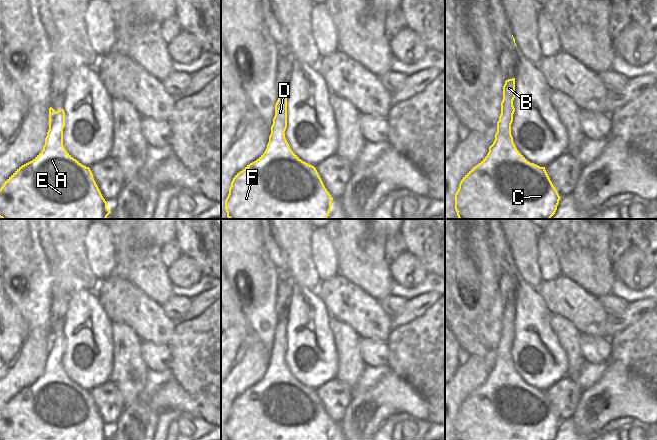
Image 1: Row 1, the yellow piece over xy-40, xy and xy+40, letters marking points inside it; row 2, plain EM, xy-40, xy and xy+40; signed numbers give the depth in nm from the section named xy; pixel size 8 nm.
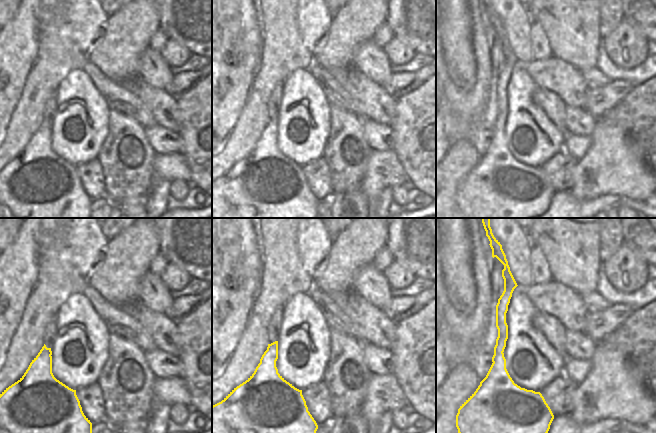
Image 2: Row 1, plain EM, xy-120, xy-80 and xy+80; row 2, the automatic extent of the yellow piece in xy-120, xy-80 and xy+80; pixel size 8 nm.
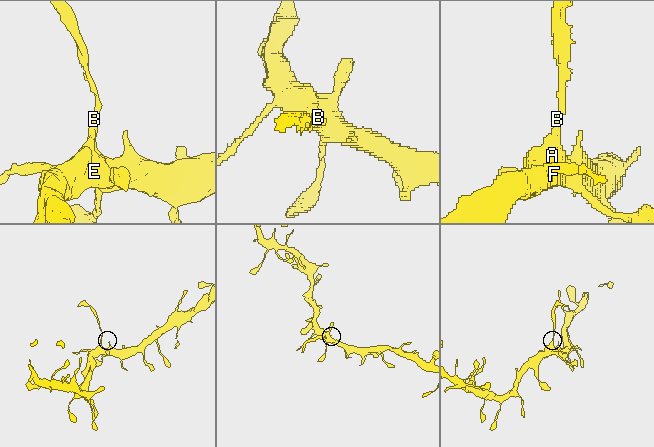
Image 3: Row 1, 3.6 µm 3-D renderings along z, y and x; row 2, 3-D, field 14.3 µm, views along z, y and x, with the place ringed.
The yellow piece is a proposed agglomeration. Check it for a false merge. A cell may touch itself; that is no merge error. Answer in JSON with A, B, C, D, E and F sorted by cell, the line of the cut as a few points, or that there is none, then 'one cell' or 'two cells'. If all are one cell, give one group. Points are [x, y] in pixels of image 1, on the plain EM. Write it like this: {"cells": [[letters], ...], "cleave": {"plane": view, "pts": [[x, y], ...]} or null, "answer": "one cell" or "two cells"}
{"cells": [["A", "C", "E", "F"], ["B", "D"]], "cleave": {"plane": "xy+40", "pts": [[499, 344], [503, 356], [509, 362]]}, "answer": "two cells"}

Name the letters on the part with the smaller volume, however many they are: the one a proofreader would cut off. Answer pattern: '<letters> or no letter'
B, D

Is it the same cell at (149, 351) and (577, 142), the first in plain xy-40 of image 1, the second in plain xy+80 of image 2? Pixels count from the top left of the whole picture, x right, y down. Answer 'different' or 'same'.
different

